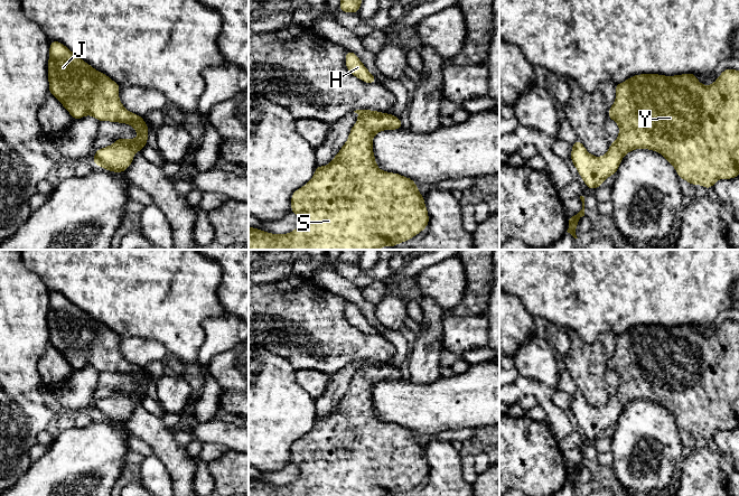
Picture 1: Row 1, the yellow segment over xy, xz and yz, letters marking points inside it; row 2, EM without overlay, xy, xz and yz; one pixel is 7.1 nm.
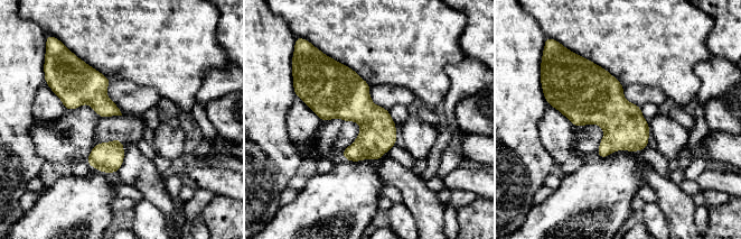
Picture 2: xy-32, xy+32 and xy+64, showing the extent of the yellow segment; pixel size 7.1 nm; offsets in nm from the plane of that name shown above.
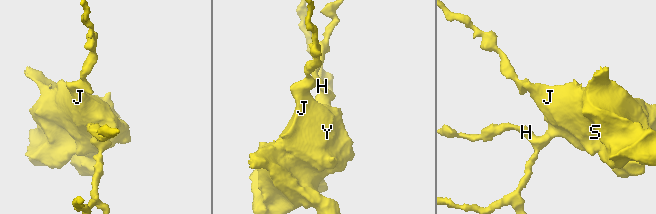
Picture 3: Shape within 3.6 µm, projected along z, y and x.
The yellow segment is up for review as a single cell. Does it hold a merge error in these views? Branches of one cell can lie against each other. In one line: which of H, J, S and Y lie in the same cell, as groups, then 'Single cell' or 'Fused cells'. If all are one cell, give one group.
Groups: H J S Y. Single cell

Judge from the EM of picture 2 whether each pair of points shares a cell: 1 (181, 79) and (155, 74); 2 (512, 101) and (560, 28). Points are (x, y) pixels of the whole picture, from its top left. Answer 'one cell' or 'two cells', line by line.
1: one cell
2: two cells

